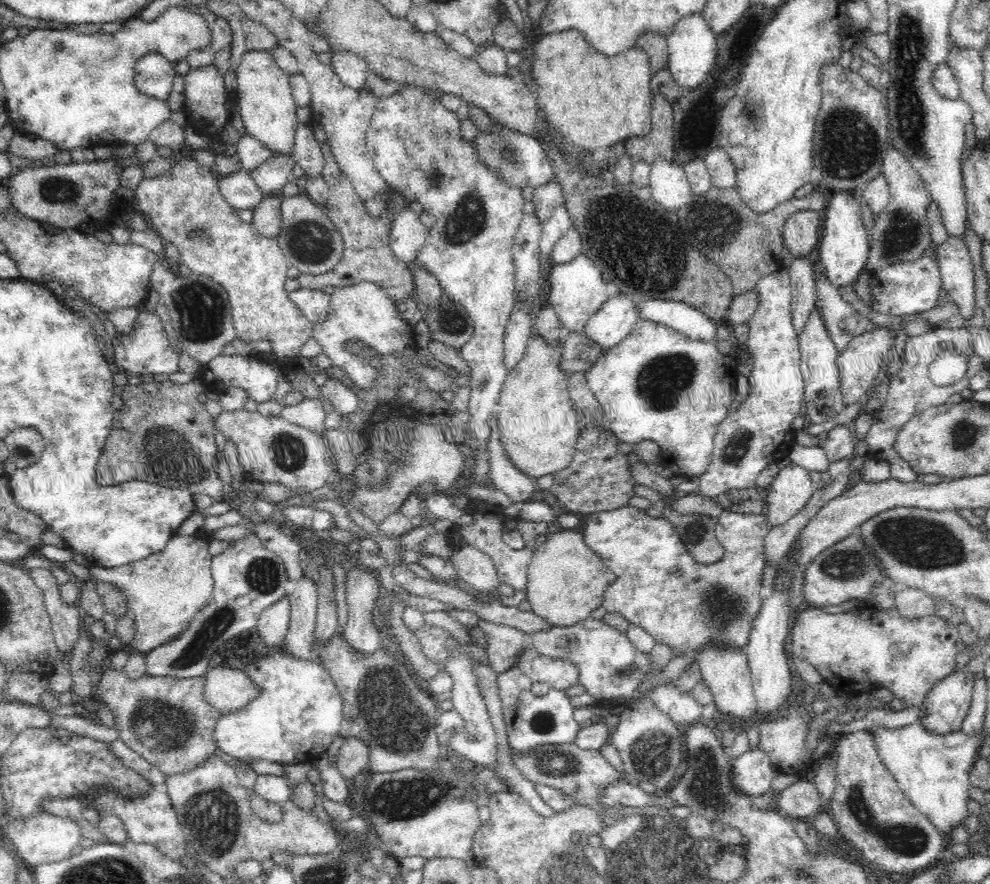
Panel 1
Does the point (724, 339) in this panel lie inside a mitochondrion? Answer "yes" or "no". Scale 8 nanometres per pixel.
no

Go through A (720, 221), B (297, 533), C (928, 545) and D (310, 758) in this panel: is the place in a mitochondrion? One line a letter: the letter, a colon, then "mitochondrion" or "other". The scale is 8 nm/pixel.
A: mitochondrion
B: other
C: mitochondrion
D: other

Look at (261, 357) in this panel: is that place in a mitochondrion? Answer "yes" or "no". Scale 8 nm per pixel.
no

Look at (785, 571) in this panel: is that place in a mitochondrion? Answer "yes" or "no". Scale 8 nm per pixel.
no

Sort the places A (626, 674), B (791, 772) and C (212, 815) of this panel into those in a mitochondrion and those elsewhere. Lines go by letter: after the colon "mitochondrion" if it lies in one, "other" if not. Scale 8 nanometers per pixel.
A: mitochondrion
B: other
C: mitochondrion

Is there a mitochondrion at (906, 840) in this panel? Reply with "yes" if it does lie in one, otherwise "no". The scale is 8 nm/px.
yes

